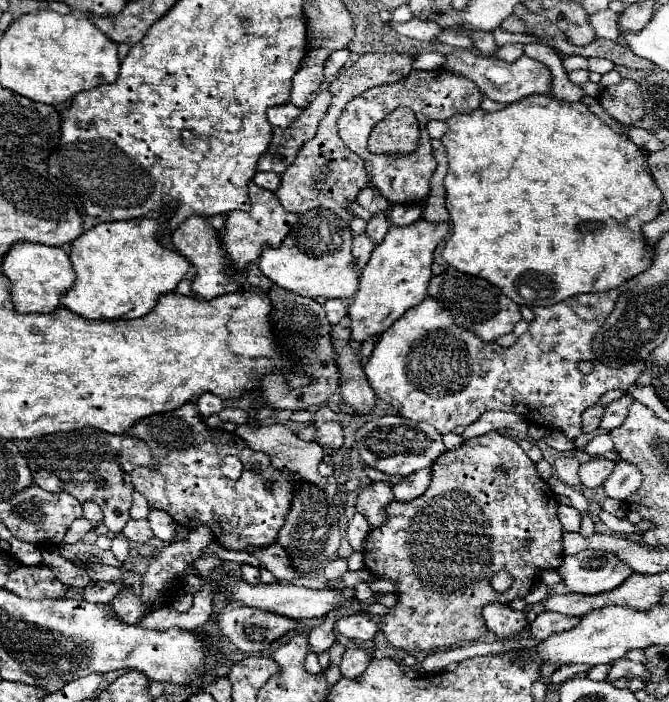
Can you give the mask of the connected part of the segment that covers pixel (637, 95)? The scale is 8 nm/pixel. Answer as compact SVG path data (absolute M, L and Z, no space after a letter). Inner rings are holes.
M620 80L618 84L604 88L598 96L598 102L606 112L626 126L634 126L646 112L640 86L634 80Z

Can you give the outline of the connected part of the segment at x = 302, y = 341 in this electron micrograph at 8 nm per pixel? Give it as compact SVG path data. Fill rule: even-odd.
M250 264L246 270L246 280L252 288L260 288L266 292L272 300L272 332L278 344L278 350L288 358L290 362L290 374L300 374L310 378L312 382L302 388L288 388L288 380L282 372L270 372L270 376L260 378L260 388L256 394L260 396L260 402L264 406L274 406L282 410L306 410L310 406L326 402L340 384L340 374L336 366L336 354L334 354L334 344L332 344L332 324L326 318L324 308L310 298L292 294L288 290L282 290L270 282L256 264Z

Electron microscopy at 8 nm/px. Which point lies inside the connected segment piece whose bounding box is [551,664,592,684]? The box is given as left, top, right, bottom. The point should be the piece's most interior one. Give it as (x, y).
(564, 673)

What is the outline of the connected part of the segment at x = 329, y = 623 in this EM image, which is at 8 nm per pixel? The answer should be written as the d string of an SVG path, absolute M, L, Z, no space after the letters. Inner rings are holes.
M334 608L326 614L324 622L320 626L316 626L314 630L310 630L310 650L316 650L316 652L324 652L328 650L332 644L334 644L334 622L336 622L336 616L338 616L338 610L340 608Z

